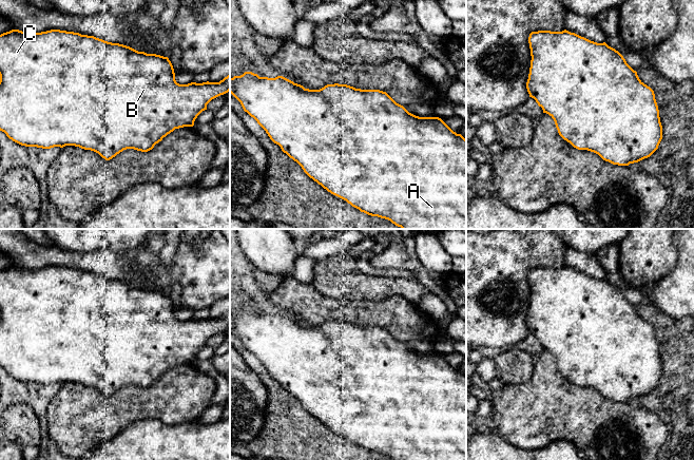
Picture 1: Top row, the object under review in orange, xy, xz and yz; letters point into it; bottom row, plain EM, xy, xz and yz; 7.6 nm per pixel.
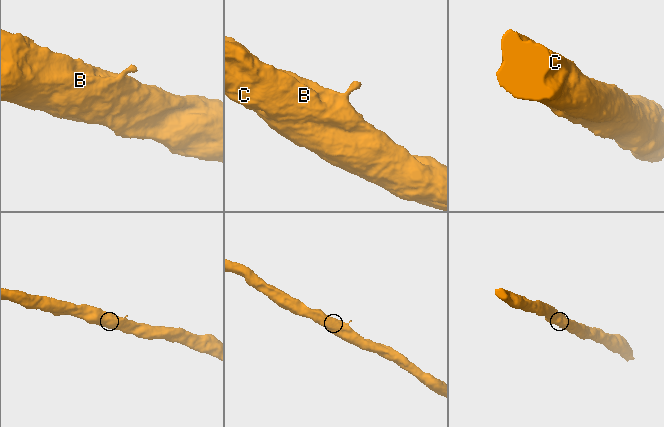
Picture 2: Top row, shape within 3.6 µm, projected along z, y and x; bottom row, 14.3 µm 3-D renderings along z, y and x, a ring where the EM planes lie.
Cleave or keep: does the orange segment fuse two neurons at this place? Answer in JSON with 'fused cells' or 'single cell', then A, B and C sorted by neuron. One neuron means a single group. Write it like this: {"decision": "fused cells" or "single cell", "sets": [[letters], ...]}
{"decision": "single cell", "sets": [["A", "B", "C"]]}

